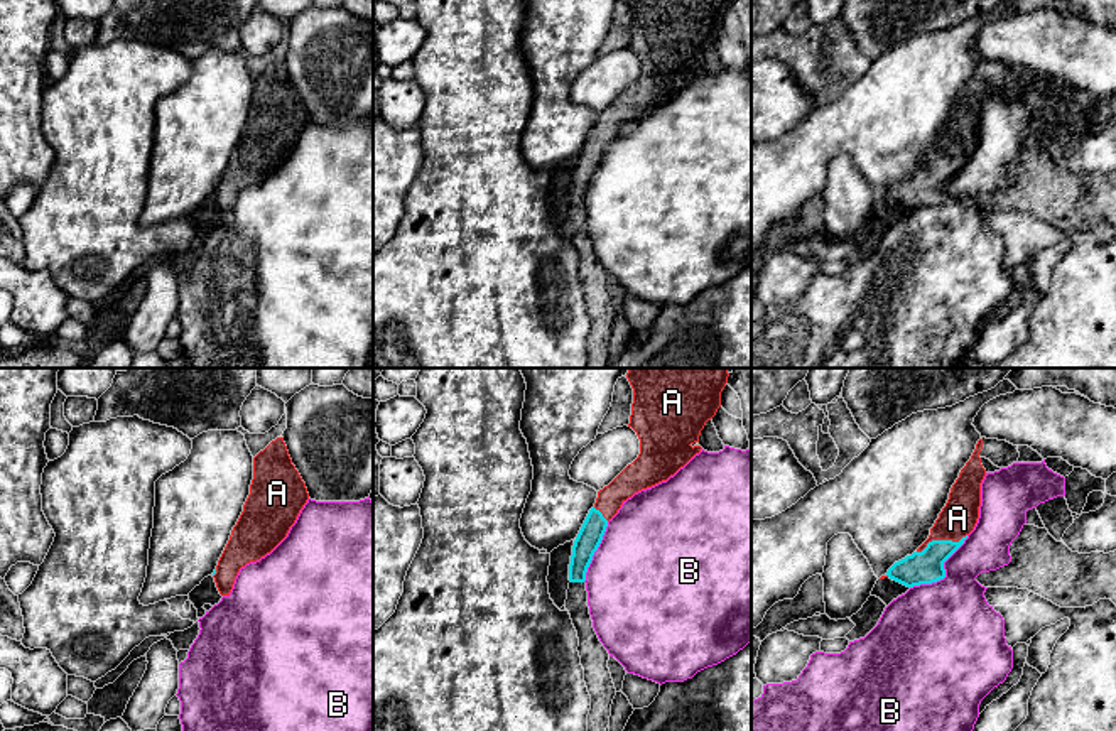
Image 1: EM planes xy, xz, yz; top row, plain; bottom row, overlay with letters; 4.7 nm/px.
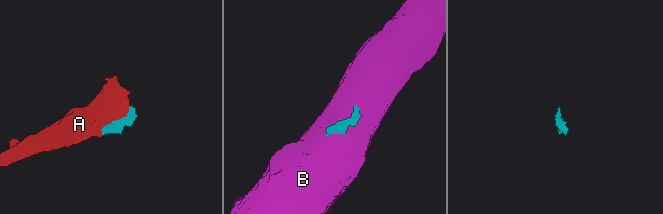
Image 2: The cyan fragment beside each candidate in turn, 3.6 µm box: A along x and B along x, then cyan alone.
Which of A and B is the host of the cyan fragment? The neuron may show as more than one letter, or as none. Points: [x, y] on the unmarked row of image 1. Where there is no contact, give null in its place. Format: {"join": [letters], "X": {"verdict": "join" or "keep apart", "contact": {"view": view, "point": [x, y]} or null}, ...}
{"join": ["A"], "A": {"verdict": "join", "contact": {"view": "yz", "point": [941, 162]}}, "B": {"verdict": "keep apart", "contact": {"view": "yz", "point": [944, 194]}}}

